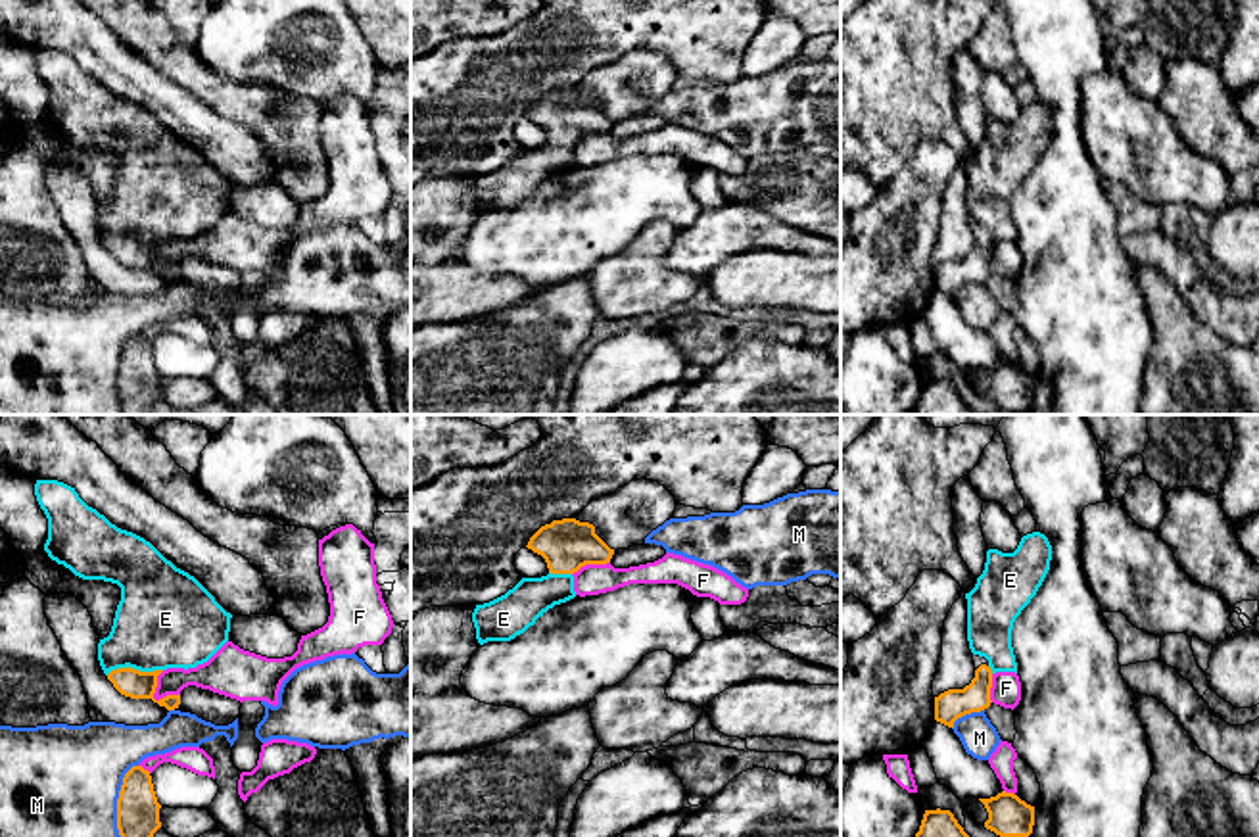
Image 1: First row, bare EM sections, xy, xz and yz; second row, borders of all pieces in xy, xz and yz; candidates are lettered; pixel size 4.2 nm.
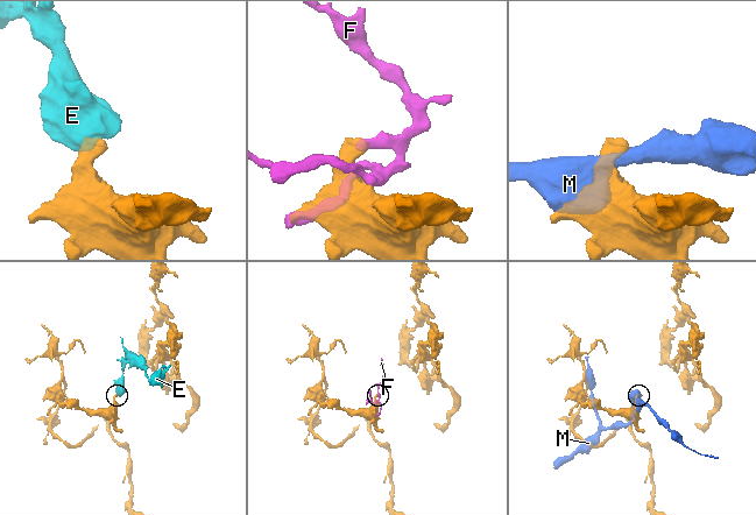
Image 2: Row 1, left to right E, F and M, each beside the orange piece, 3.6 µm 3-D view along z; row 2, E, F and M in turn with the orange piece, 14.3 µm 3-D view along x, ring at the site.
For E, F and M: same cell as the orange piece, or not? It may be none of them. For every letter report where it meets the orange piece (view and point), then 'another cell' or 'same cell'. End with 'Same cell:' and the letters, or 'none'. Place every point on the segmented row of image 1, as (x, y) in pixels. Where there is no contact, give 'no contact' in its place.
E: xy (133, 669) | same cell
F: xy (156, 686) | another cell
M: xy (118, 799) | another cell
Same cell: E

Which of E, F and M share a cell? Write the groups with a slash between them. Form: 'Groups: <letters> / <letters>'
Groups: E / F / M

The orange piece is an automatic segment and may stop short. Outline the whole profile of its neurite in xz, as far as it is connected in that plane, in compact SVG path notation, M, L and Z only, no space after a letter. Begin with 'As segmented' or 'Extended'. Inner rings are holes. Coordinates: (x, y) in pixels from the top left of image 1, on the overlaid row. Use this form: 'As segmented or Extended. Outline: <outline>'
Extended. Outline: M576 518L541 526L526 547L545 559L549 574L522 578L505 595L476 605L472 622L480 645L511 641L524 634L549 609L576 597L574 572L585 564L606 564L614 555L593 524Z

